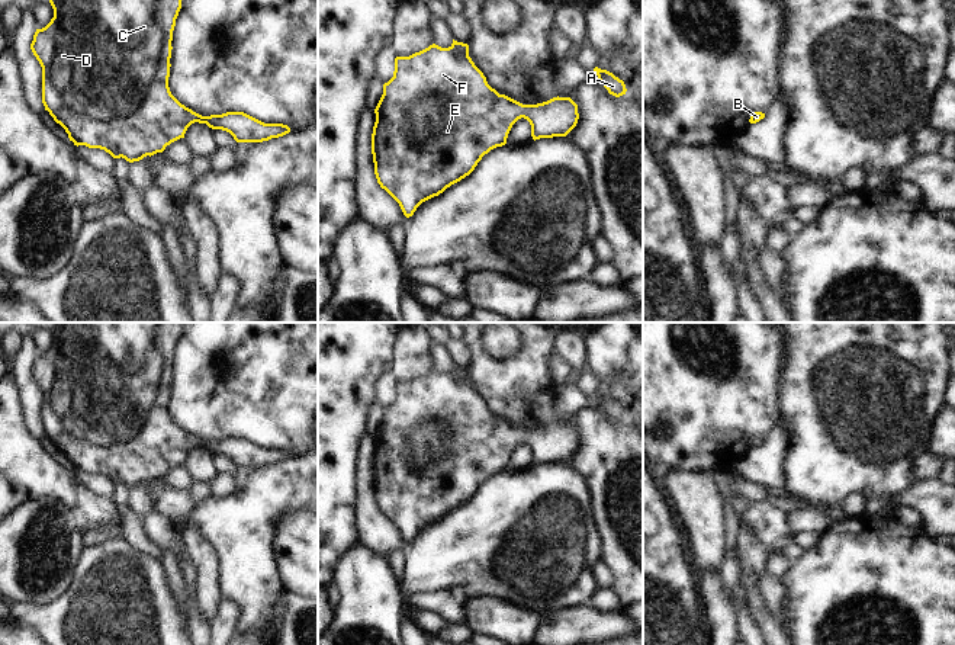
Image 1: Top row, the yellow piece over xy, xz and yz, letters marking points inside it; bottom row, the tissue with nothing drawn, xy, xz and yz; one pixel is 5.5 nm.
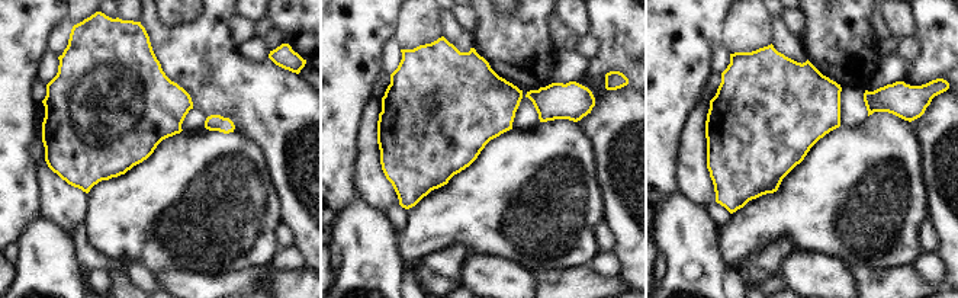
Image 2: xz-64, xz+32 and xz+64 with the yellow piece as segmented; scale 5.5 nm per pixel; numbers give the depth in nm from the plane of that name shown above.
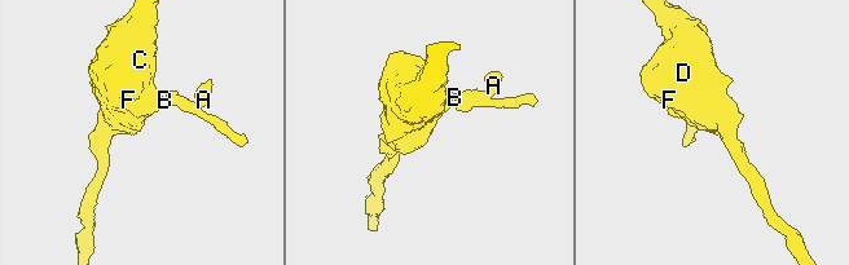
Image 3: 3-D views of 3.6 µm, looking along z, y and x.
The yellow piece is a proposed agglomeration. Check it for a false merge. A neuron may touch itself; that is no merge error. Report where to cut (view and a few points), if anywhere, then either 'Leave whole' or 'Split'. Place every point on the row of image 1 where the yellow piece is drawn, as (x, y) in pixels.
No split. Leave whole.

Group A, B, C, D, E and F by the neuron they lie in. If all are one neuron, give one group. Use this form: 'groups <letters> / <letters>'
groups A B C D E F

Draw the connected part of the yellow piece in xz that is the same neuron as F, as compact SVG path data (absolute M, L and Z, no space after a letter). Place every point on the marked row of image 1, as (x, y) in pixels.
M454 39L448 48L433 44L409 57L396 57L393 77L383 84L374 113L374 174L406 218L422 202L469 176L491 150L505 145L518 119L530 122L534 141L566 137L579 119L578 105L570 97L522 105L499 94L469 57L469 45Z

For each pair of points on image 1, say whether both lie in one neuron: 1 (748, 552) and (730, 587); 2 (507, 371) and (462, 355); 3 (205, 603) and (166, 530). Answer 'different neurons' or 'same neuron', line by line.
1: different neurons
2: different neurons
3: different neurons

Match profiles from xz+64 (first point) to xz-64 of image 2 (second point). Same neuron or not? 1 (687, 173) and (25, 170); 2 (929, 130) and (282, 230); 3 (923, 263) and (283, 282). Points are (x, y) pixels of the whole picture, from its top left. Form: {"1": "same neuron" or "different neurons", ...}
{"1": "different neurons", "2": "different neurons", "3": "different neurons"}

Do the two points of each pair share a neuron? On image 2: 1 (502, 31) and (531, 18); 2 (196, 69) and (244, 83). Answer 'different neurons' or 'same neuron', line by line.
1: same neuron
2: same neuron

